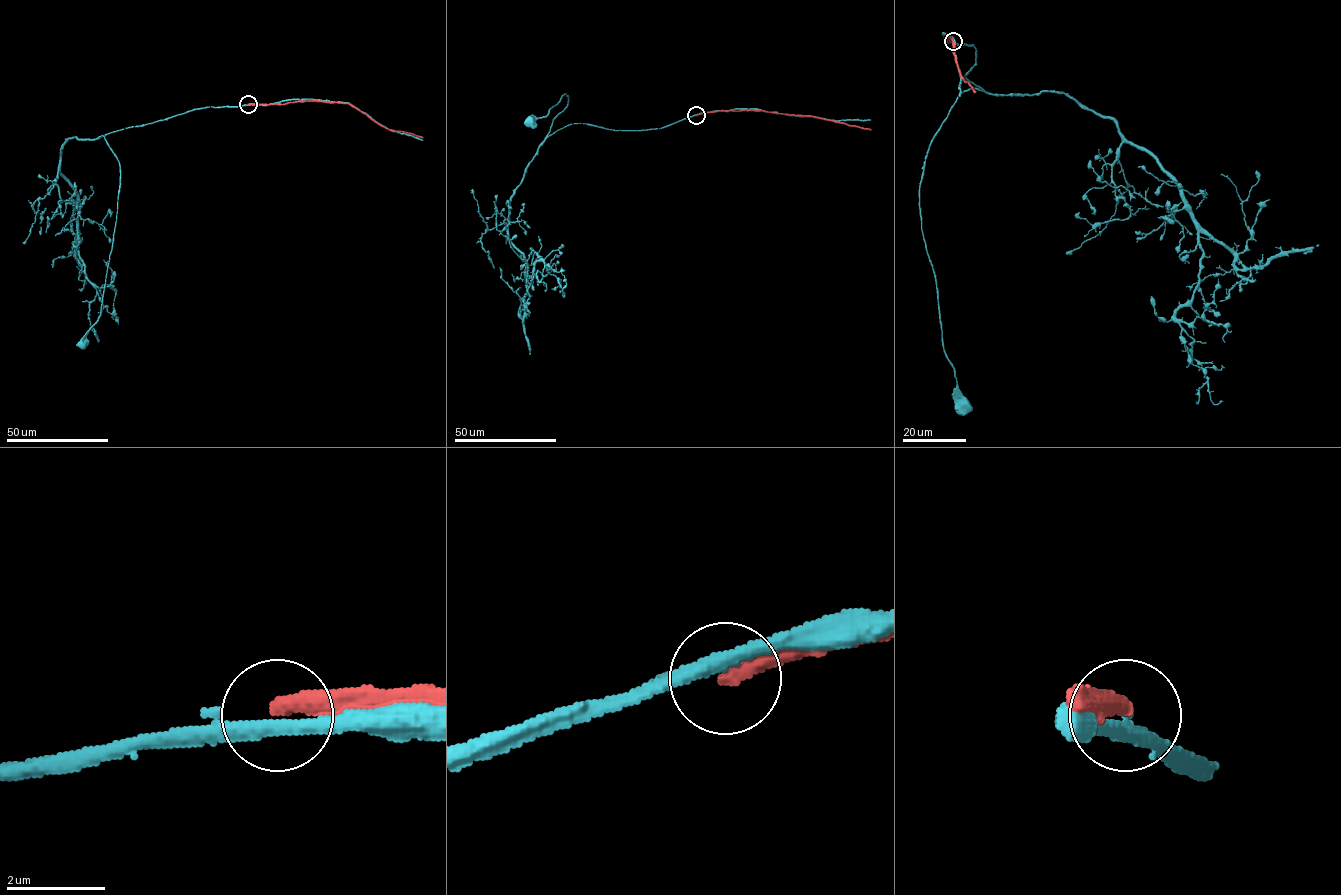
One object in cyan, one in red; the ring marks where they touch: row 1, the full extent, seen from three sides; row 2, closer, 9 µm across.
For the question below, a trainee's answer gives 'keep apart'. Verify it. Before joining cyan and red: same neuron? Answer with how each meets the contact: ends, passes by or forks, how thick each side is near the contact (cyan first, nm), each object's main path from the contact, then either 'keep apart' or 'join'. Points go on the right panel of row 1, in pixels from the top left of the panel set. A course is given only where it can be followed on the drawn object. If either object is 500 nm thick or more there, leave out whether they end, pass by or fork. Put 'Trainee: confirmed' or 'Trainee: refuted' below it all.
cyan passes by; red ends there; 320 nm thick on the cyan side, 360 nm on the other; cyan runs (952, 41), (975, 47), (965, 77), (984, 92), (963, 91), (939, 130), (919, 205), (944, 353), (965, 407); red runs (953, 41), (945, 41), (945, 36), (951, 40), (960, 75), (975, 93); keep apart
Trainee: confirmed

